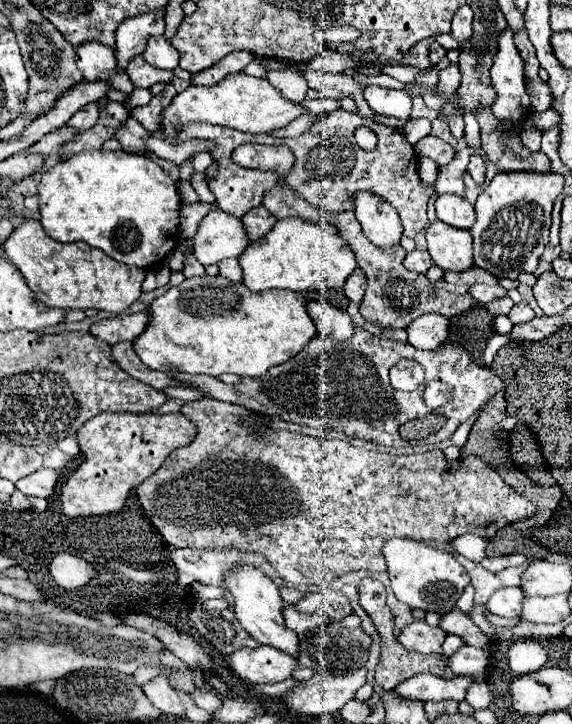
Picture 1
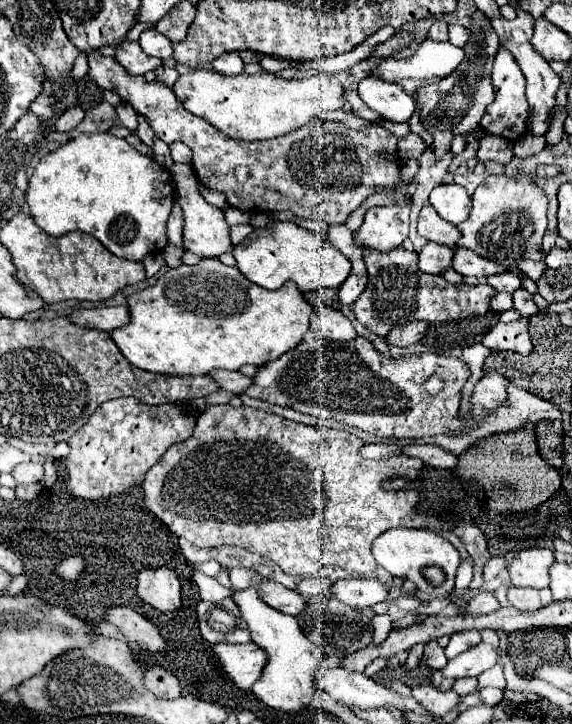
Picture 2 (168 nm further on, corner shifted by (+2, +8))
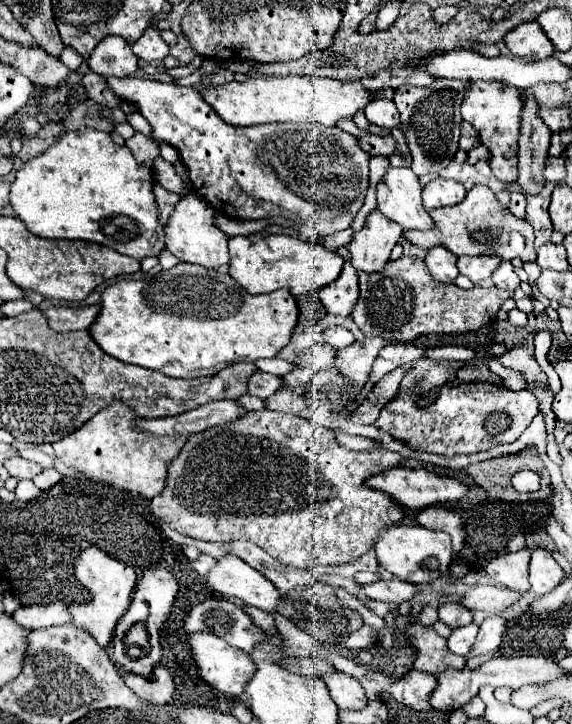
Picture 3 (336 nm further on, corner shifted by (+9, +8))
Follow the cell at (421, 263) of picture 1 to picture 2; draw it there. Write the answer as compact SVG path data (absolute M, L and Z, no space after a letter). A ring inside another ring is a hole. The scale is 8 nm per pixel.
M426 243L418 253L418 269L430 275L438 275L450 267L452 255L454 251L450 251L448 247L442 247L438 243Z

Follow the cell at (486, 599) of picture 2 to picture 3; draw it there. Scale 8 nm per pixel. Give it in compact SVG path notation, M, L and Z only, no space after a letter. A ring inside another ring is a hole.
M443 603L439 607L439 621L451 629L457 629L457 627L469 625L473 617L471 617L471 611L467 611L465 607L459 607L457 603Z

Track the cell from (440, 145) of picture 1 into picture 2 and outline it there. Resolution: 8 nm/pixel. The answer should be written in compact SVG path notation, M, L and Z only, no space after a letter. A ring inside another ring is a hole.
M410 133L408 137L400 139L400 143L398 143L398 157L400 159L418 159L426 149L428 149L426 141L420 135Z

